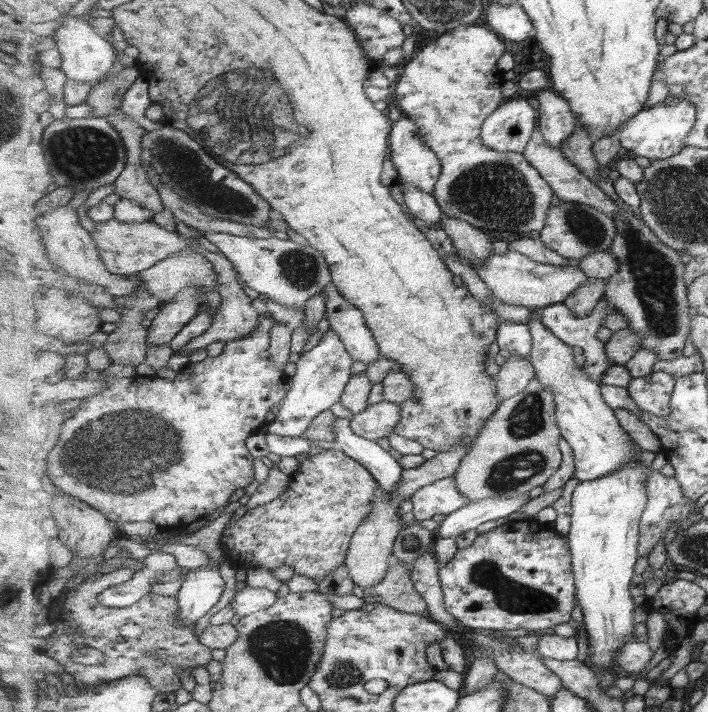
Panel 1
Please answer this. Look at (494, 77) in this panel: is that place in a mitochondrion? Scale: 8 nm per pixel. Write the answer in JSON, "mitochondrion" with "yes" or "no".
{"mitochondrion":"no"}

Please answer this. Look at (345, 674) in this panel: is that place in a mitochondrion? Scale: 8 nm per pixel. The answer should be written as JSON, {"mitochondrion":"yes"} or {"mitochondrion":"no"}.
{"mitochondrion":"yes"}

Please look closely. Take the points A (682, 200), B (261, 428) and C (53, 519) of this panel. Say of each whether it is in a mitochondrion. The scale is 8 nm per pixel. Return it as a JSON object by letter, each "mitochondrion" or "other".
{"A":"mitochondrion","B":"other","C":"other"}

